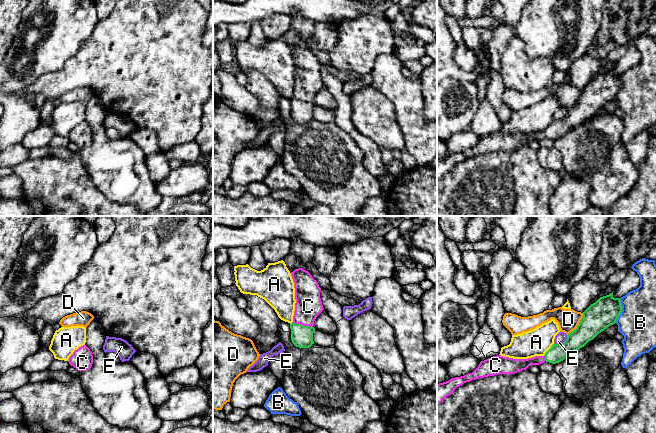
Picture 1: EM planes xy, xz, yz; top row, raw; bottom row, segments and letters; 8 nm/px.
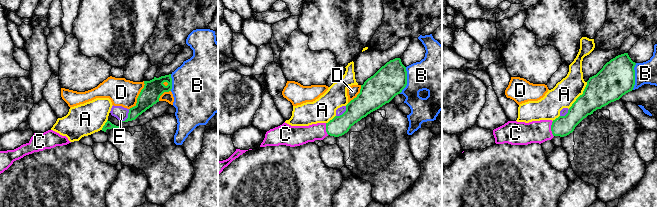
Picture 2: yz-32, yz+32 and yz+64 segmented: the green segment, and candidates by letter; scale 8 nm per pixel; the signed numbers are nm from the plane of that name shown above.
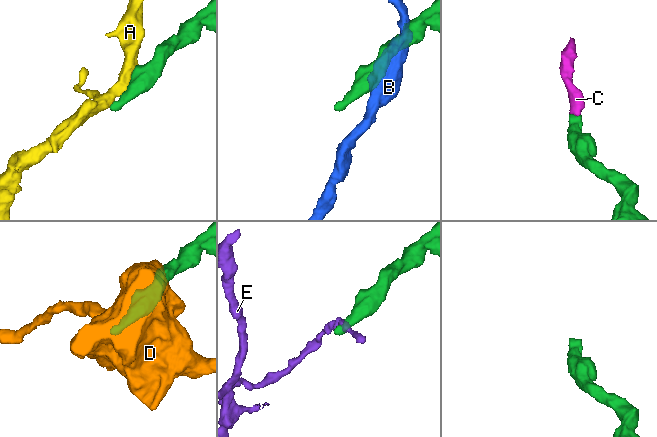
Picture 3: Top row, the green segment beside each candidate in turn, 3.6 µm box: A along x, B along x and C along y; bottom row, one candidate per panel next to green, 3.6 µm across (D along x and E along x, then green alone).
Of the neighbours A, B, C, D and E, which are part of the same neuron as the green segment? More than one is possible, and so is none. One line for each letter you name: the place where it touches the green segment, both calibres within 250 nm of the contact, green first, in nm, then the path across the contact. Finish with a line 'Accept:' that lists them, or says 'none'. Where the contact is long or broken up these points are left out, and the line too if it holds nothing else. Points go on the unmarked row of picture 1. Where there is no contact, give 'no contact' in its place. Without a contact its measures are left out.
C: meets green in xz at (302, 101); 180 nm thick on the green side, 220 nm on the other; runs through xz (301, 112), (302, 101), (308, 82)
Accept: C

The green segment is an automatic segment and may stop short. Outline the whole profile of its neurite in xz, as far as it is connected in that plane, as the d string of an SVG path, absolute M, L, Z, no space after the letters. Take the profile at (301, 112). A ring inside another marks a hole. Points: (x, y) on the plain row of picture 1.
M303 44L291 48L295 64L295 87L290 100L291 117L299 124L309 124L314 120L314 97L324 86L320 74L321 64L312 51Z

